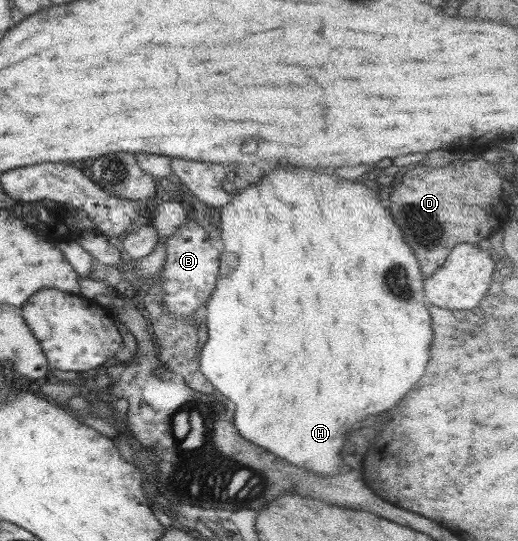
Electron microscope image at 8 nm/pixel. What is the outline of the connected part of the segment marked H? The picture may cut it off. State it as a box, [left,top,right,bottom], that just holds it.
[199,166,433,478]

